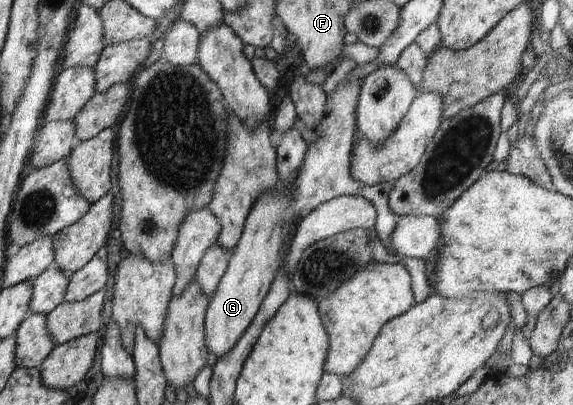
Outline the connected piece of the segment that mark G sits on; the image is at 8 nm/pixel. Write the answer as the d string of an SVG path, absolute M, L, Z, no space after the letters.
M359 72L349 74L344 82L336 85L334 92L326 96L326 108L315 129L317 139L307 143L305 157L290 186L286 188L279 179L276 186L268 192L263 192L249 210L243 233L231 251L227 269L209 299L205 314L205 341L209 351L217 358L229 352L247 329L282 267L288 240L294 237L293 231L307 214L315 211L322 203L339 196L359 196L370 201L379 215L379 222L374 227L376 235L388 249L390 235L399 218L390 210L388 204L388 195L393 184L383 182L382 185L366 186L350 176L350 158L354 134L357 133L356 105L360 94L360 81Z

